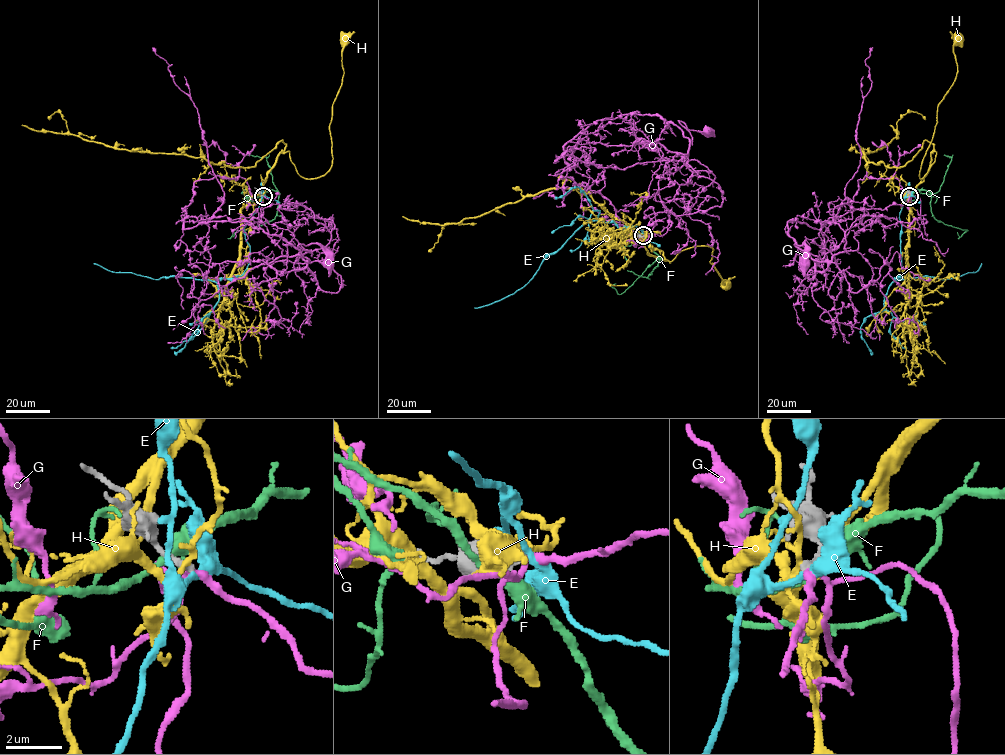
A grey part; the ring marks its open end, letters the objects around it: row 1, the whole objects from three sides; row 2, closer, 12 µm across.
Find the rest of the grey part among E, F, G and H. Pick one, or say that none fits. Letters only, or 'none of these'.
G

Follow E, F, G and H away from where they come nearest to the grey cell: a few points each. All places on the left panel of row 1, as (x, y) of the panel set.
E: (263, 196), (244, 228), (249, 262), (241, 275), (217, 280), (175, 276), (155, 279), (111, 272), (93, 263)
F: (261, 195), (269, 190), (279, 192), (275, 217), (260, 225), (238, 230), (231, 236), (235, 232)
G: (263, 196), (313, 212), (330, 241), (308, 261), (299, 249), (317, 244), (328, 264)
H: (263, 195), (251, 197), (280, 153), (288, 151), (307, 179), (330, 168), (329, 126), (345, 39)

